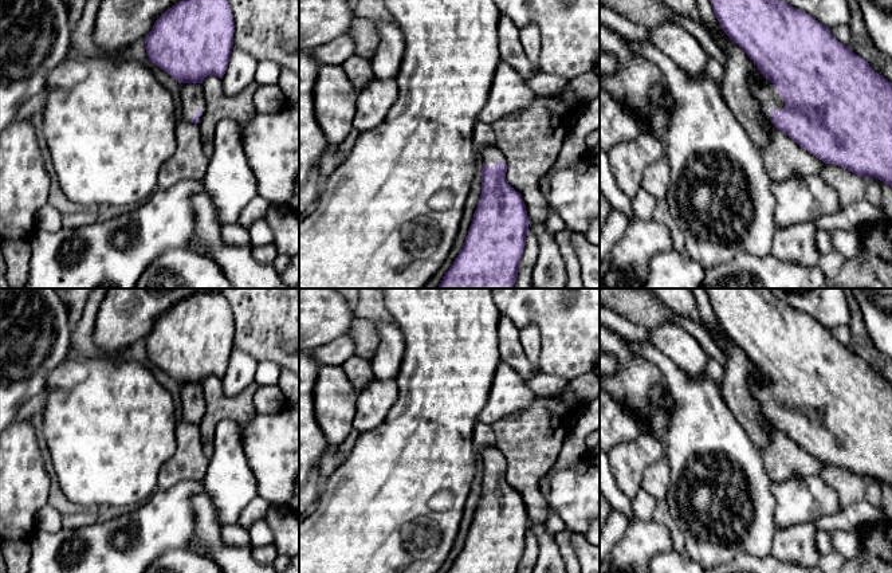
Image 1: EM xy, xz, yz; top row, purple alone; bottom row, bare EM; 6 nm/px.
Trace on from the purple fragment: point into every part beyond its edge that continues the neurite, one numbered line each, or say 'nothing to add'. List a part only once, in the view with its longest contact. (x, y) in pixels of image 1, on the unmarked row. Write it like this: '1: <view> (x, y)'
1: yz (769, 399)

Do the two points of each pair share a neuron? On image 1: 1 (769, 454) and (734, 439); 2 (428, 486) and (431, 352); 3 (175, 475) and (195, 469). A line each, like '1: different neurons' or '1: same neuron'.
1: different neurons
2: same neuron
3: same neuron

